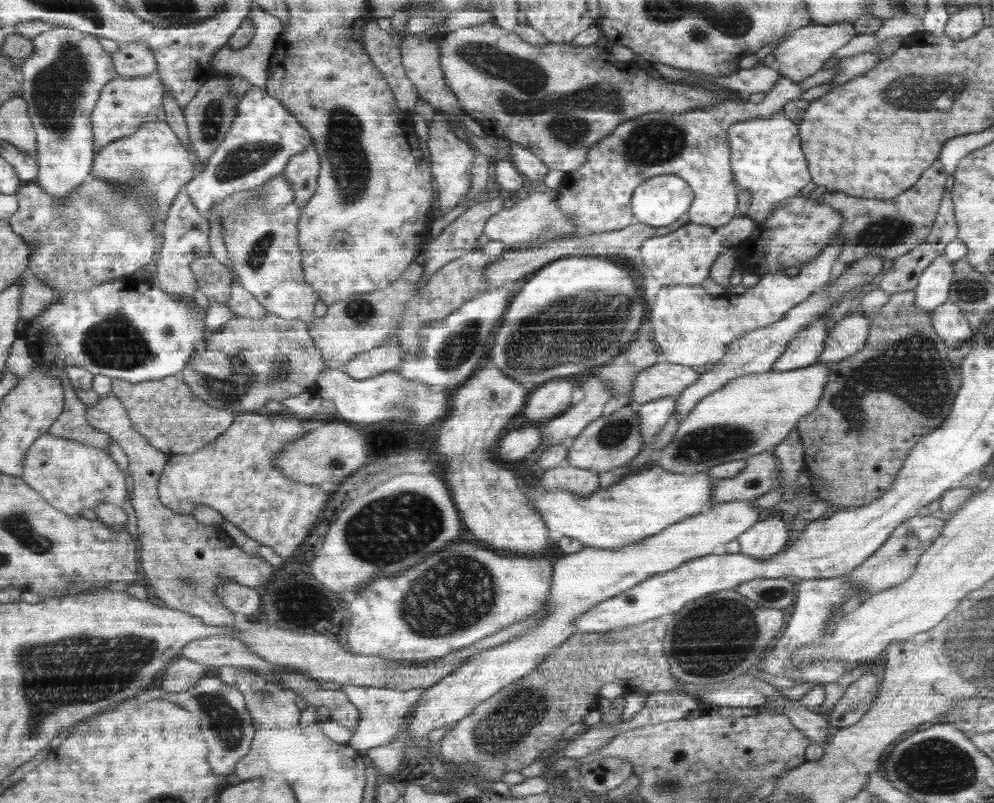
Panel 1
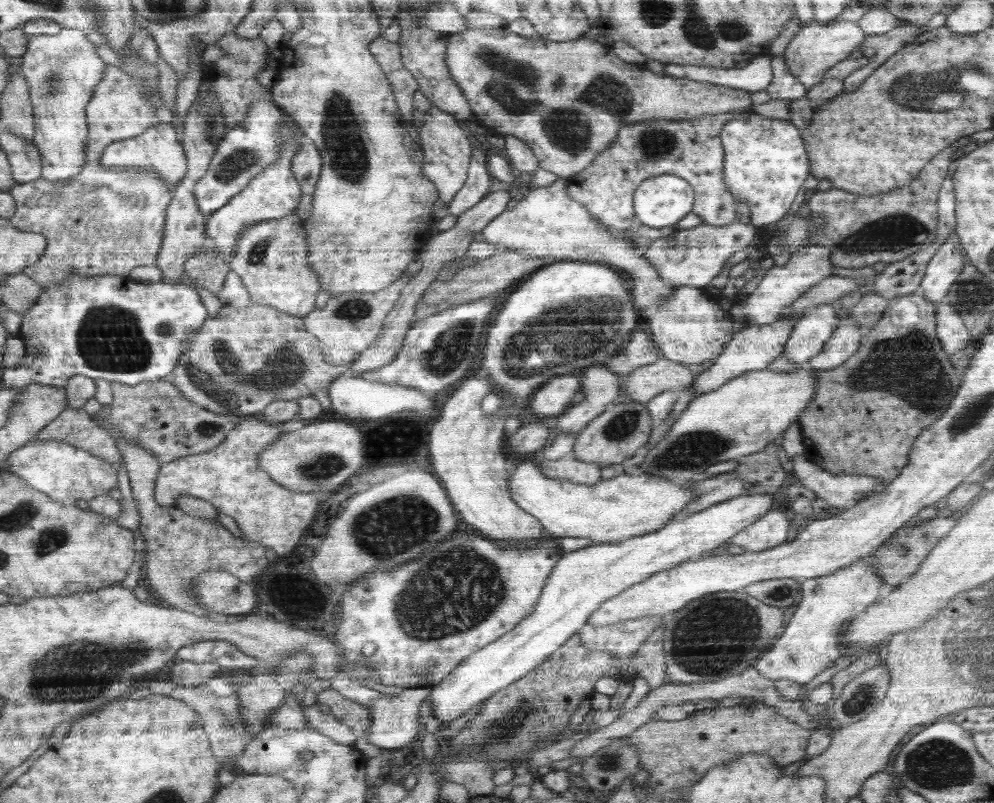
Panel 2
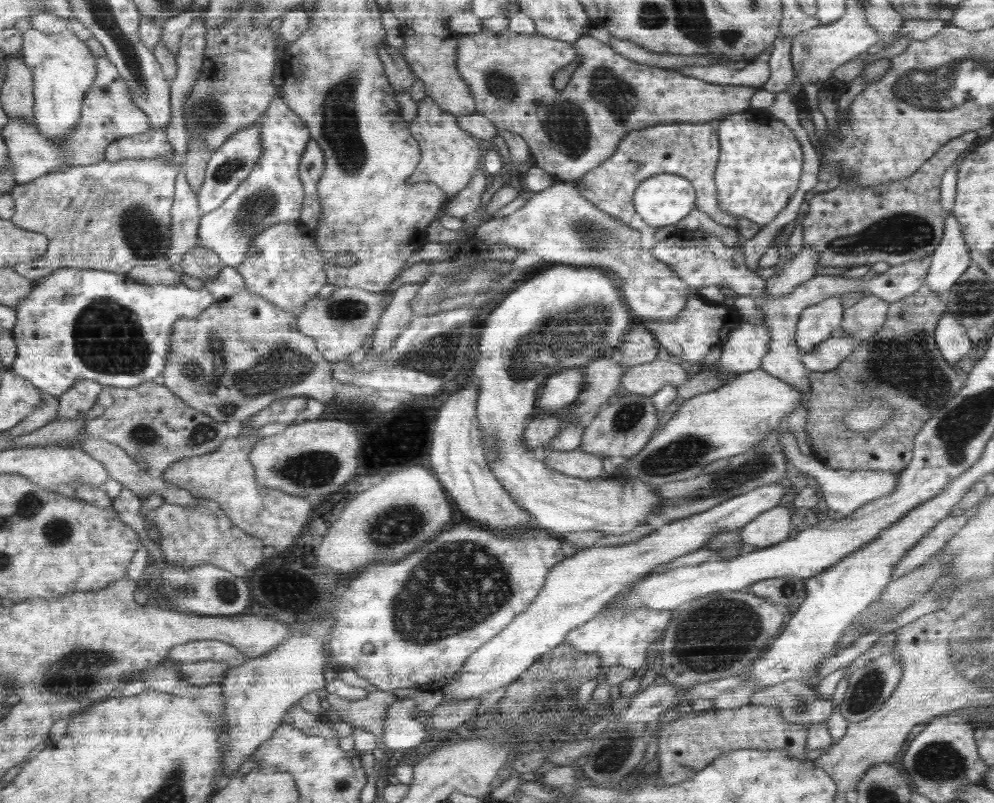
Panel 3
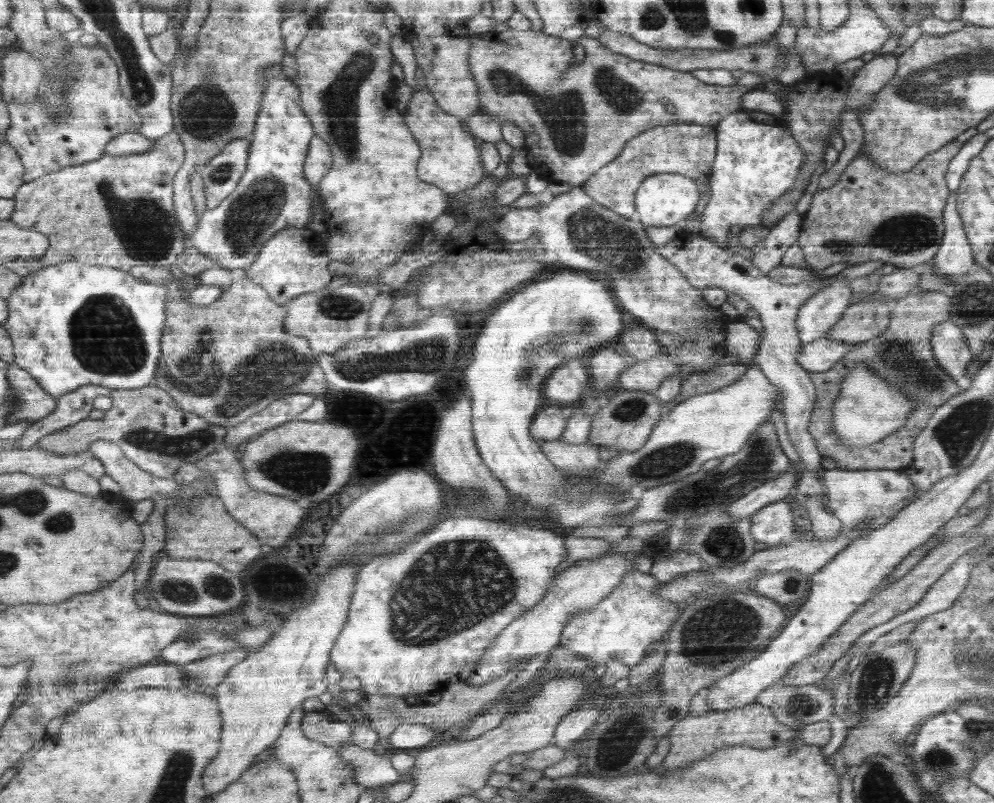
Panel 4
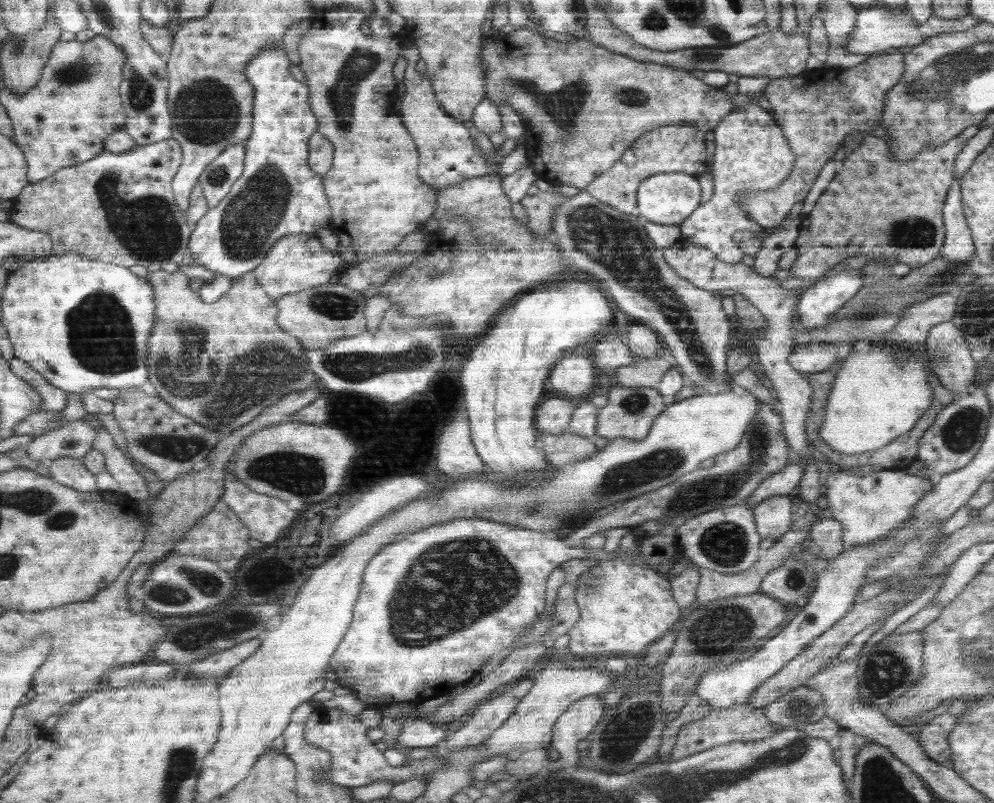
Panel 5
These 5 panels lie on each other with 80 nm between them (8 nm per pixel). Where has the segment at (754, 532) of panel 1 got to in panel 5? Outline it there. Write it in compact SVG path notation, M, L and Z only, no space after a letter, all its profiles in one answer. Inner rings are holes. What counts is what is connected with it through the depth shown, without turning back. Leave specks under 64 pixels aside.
M787 495L772 496L753 508L757 533L761 537L776 537L780 540L788 531L794 520L792 502Z

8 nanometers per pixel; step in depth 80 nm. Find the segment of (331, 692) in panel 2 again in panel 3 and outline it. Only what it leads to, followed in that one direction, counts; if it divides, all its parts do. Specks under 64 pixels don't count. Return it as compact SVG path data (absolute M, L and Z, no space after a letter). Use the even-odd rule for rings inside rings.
M376 690L366 698L348 700L340 698L334 693L324 693L334 717L344 721L351 727L361 726L364 730L371 732L380 738L383 731L383 722L387 715L387 708L399 700L390 691Z

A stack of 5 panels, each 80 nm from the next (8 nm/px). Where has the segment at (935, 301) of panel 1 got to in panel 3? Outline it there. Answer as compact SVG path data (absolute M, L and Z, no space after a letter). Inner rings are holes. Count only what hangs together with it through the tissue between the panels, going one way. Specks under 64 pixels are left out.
M952 212L946 214L944 238L934 254L929 257L929 266L924 287L941 296L972 265L970 247L963 237L962 227Z

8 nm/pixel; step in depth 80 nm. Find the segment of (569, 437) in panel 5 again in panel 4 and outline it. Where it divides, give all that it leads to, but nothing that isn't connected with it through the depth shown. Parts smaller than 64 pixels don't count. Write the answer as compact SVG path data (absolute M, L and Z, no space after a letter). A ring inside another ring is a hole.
M544 441L541 450L557 469L575 474L588 474L601 466L599 448L591 443L570 444L564 441Z

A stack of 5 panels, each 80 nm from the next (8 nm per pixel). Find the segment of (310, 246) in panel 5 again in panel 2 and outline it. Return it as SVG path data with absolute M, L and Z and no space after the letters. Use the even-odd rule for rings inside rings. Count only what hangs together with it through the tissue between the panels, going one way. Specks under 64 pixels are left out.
M294 212L276 220L250 225L239 238L239 250L230 265L234 272L240 274L252 303L272 307L296 317L306 317L312 313L320 282L319 275L309 267L306 260L305 236L303 221Z

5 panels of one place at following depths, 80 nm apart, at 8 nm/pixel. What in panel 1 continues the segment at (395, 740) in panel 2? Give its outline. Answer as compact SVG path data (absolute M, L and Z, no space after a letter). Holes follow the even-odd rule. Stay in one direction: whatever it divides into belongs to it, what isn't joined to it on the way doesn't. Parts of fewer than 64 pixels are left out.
M340 684L340 686L343 688L342 691L347 694L348 700L358 707L360 713L358 724L353 730L352 738L348 741L348 746L358 750L360 754L366 754L368 749L387 745L397 739L425 691L424 688L400 692L384 687L354 684Z

